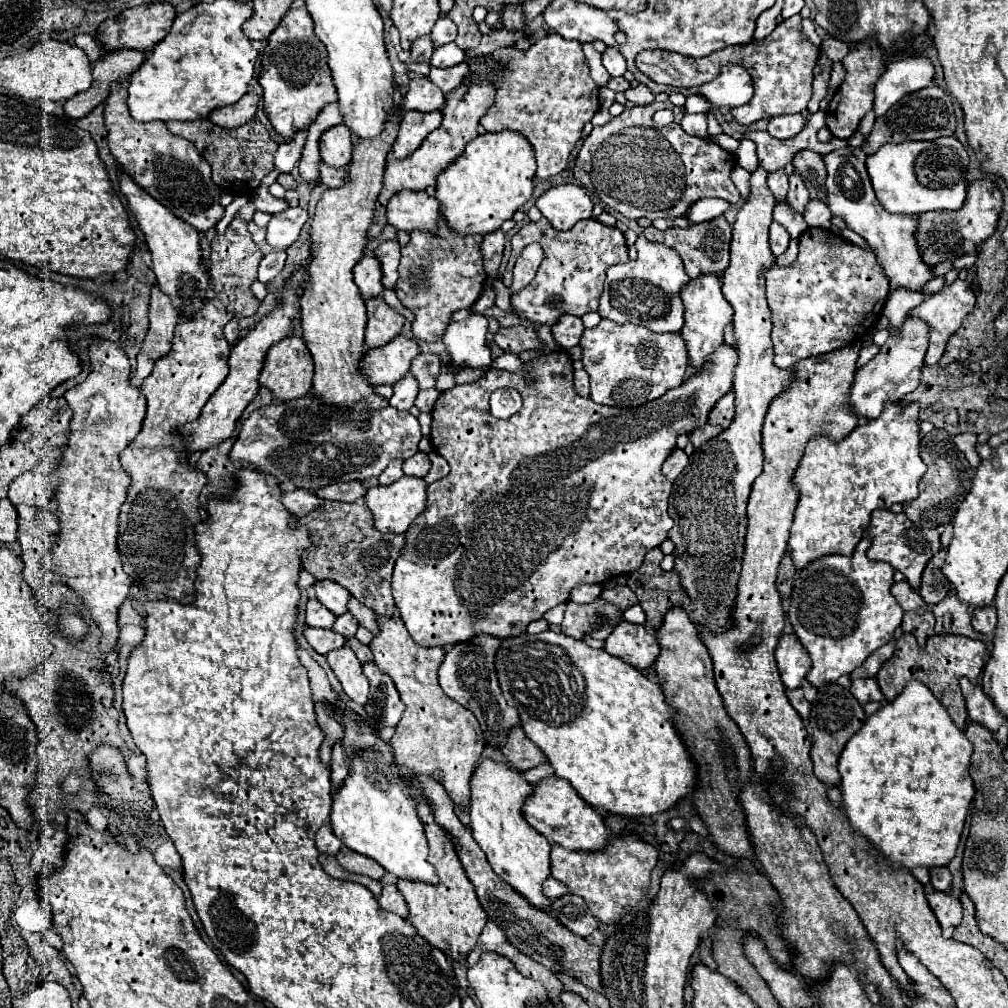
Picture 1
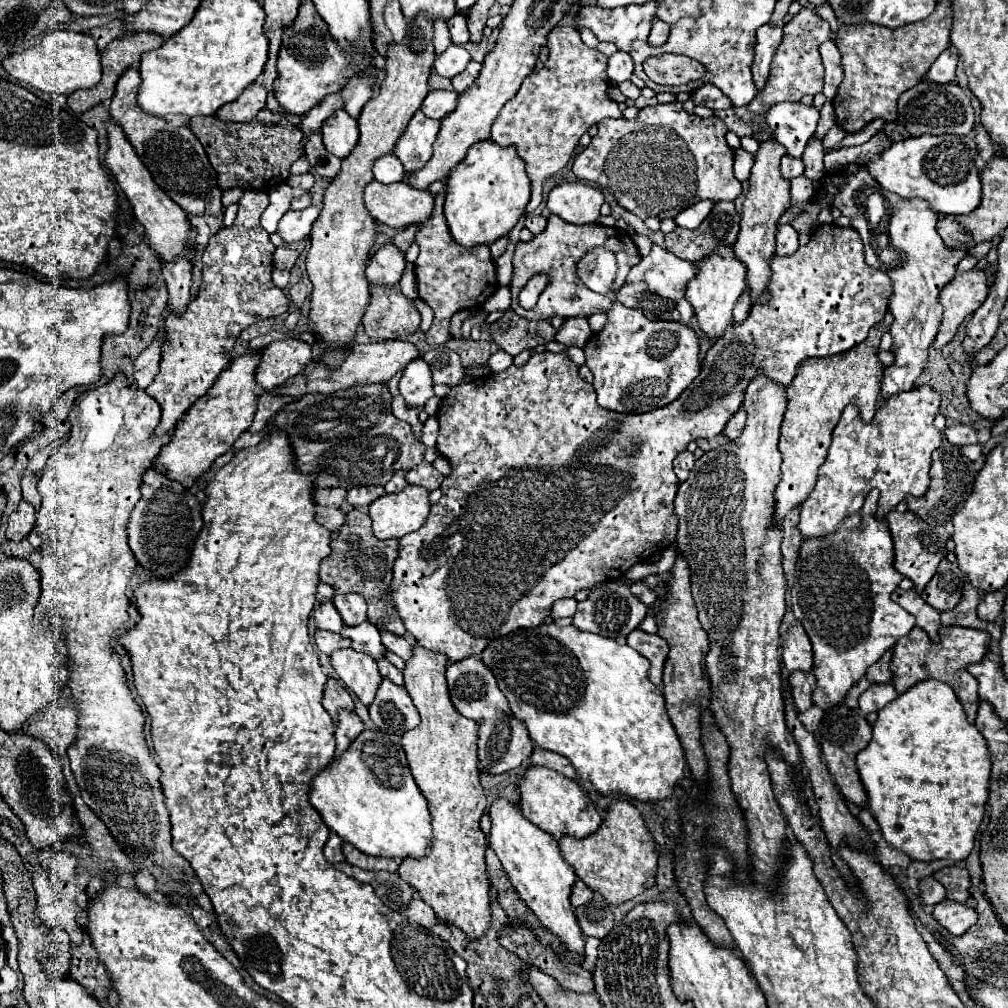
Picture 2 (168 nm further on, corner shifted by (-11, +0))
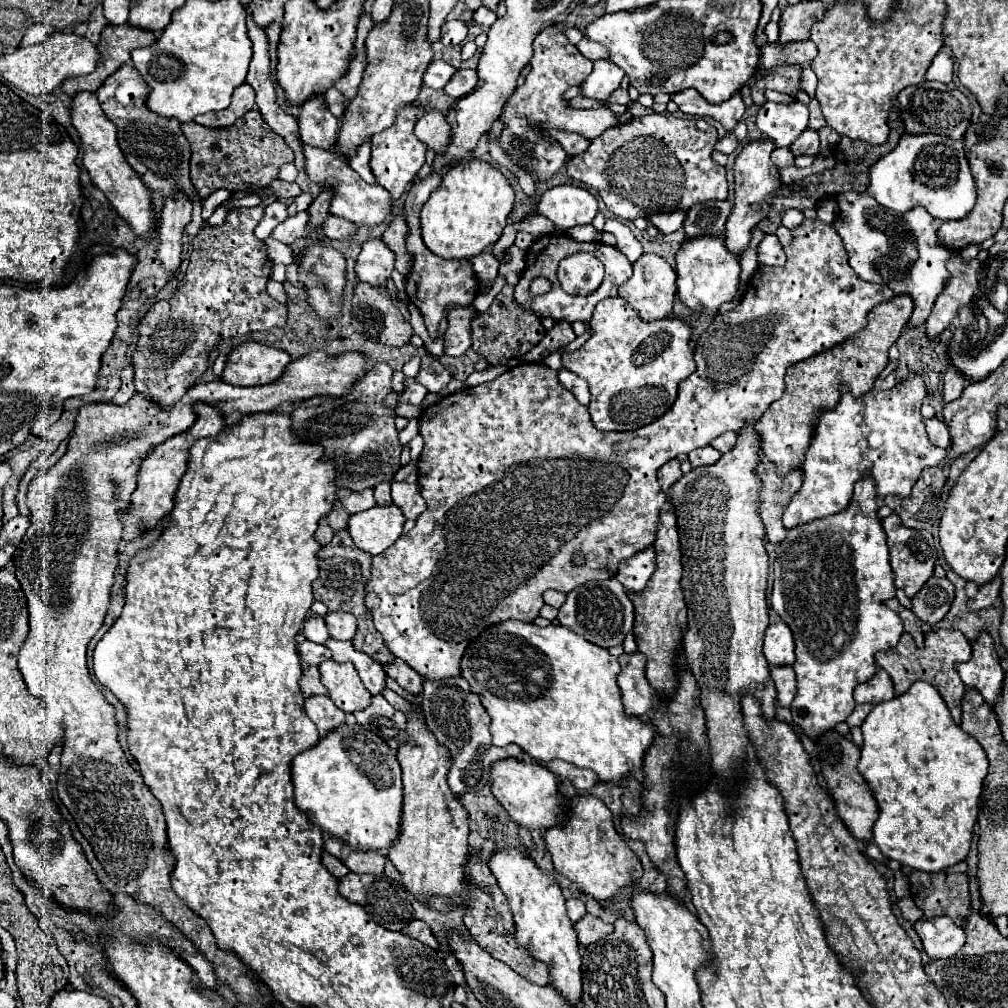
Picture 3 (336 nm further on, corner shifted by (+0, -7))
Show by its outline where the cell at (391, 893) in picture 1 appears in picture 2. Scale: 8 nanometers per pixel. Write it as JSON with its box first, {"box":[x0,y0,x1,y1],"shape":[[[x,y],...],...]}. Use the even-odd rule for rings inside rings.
{"box":[405,899,437,929],"shape":[[[411,899],[405,909],[405,915],[407,915],[407,919],[411,919],[427,929],[437,923],[433,917],[433,909],[429,909],[429,905],[425,905],[425,901],[421,901],[421,899]]]}

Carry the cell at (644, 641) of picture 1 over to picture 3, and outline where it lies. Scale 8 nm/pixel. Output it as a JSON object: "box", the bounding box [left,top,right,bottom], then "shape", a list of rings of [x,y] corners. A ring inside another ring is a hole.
{"box":[618,652,656,716],"shape":[[[642,652],[634,654],[622,654],[618,658],[620,662],[620,674],[618,674],[618,686],[622,692],[624,712],[626,716],[646,716],[654,706],[654,694],[656,690],[646,680],[646,658]]]}

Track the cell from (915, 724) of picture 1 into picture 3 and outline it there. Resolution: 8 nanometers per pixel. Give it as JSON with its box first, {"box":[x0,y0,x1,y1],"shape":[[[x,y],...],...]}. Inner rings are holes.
{"box":[858,680,988,872],"shape":[[[920,680],[920,682],[914,682],[910,686],[910,690],[904,692],[902,696],[896,696],[888,702],[876,704],[862,724],[862,734],[864,734],[864,746],[862,746],[862,758],[860,758],[858,768],[860,768],[860,774],[866,778],[868,786],[872,788],[874,798],[876,798],[878,808],[880,808],[880,816],[874,822],[874,842],[882,850],[882,854],[890,860],[896,860],[904,866],[910,866],[910,868],[922,870],[922,872],[940,872],[940,870],[946,870],[946,868],[966,860],[968,850],[970,850],[970,842],[972,842],[972,836],[974,836],[974,824],[976,824],[976,818],[978,818],[978,802],[980,802],[980,794],[982,794],[982,782],[988,774],[988,758],[986,758],[984,748],[978,744],[978,740],[974,740],[960,726],[954,724],[950,710],[946,708],[938,690],[932,684]]]}

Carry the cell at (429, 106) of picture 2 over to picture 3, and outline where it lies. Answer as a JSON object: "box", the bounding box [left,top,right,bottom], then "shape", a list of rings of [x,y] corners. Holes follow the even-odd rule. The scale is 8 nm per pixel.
{"box":[414,110,450,154],"shape":[[[426,110],[426,114],[418,120],[414,132],[436,154],[444,154],[446,146],[450,144],[450,124],[438,110]]]}

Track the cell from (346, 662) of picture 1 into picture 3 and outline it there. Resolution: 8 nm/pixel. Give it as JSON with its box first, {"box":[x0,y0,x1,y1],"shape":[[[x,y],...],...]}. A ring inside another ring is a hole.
{"box":[320,660,372,714],"shape":[[[326,660],[320,664],[320,674],[322,684],[328,690],[328,696],[340,710],[352,714],[370,704],[372,696],[370,692],[366,692],[366,688],[362,688],[362,680],[354,664],[350,662],[340,664],[334,660]]]}

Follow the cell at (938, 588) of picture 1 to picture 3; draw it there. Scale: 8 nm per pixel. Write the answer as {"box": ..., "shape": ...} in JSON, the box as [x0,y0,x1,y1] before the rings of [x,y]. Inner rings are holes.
{"box":[912,576,954,624],"shape":[[[932,576],[912,598],[912,612],[926,624],[938,624],[954,600],[954,586],[948,578]]]}

